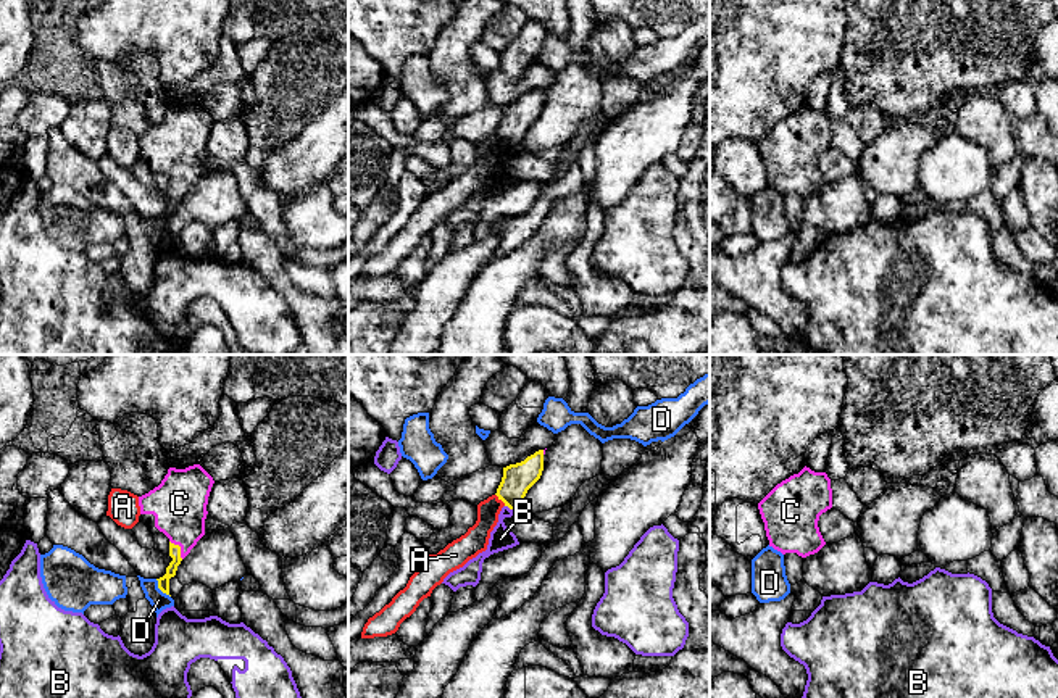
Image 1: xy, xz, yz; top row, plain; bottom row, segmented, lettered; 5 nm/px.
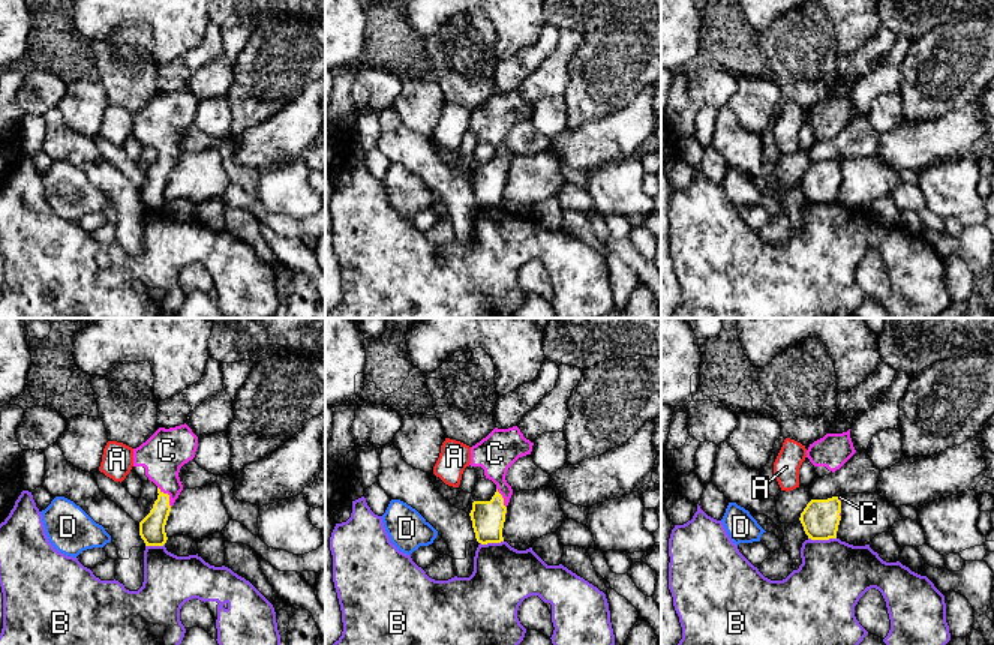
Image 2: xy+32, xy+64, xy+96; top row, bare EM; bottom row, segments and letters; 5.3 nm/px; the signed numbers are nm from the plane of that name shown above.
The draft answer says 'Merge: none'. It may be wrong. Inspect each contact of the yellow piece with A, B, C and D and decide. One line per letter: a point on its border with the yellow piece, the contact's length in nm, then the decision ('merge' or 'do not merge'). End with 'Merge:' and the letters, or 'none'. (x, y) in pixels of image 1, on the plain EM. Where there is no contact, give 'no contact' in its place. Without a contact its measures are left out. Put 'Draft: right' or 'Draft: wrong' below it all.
A: xz (500, 137) | 80 nm | do not merge
B: xz (512, 147) | 80 nm | do not merge
C: xy (179, 187) | 120 nm | merge
D: xy (160, 228) | 120 nm | do not merge
Merge: C
Draft: wrong

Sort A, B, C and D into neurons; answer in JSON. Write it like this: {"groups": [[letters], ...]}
{"groups": [["A"], ["B"], ["C"], ["D"]]}

